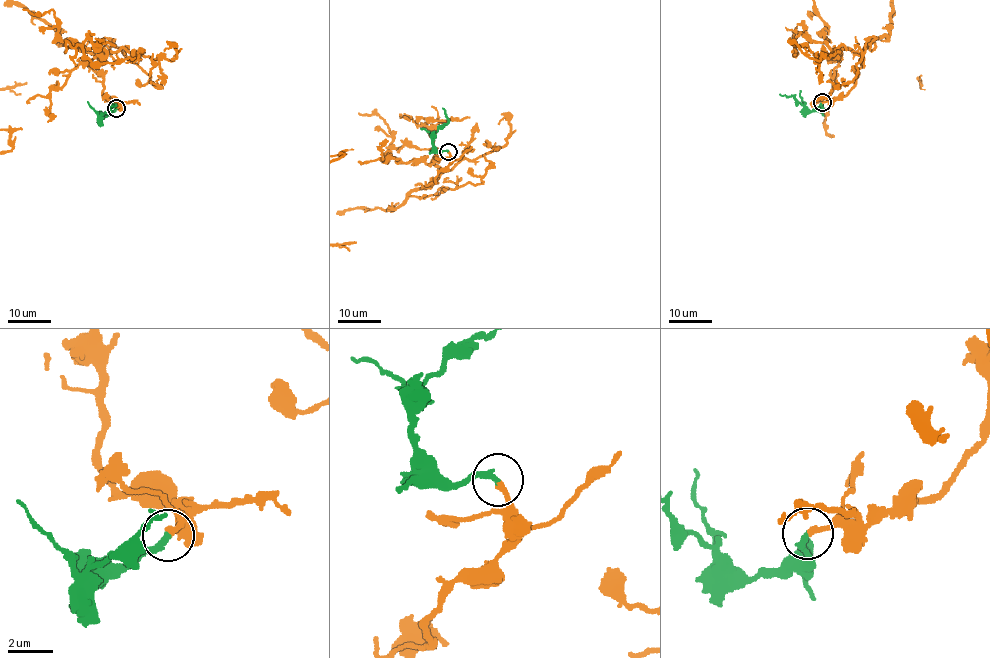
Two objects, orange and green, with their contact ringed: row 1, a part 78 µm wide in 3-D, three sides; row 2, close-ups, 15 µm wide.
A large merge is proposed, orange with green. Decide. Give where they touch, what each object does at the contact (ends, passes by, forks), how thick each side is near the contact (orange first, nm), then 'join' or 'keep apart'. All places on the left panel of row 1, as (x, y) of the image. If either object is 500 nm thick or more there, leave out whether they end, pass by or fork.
at (116, 108); orange ends there; green ends there; 240 nm thick on the orange side, 280 nm on the other; join

